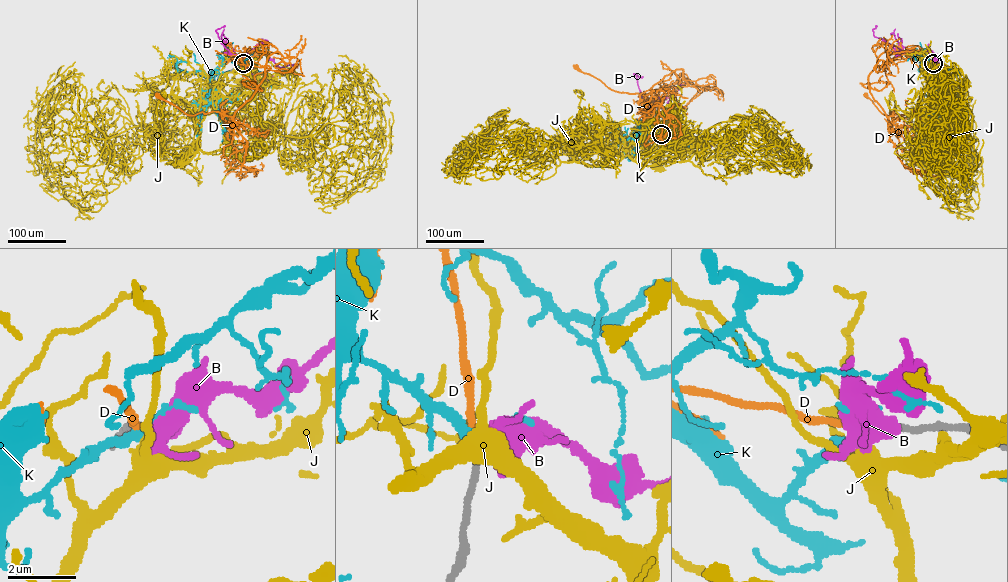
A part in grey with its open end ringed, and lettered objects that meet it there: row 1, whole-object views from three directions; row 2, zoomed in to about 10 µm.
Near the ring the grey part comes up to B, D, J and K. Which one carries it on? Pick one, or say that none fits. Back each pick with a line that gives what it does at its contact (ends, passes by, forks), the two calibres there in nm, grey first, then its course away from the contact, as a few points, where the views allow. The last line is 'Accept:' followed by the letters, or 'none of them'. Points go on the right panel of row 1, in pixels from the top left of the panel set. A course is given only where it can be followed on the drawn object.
D: it ends | 200/190 nm | via (933, 63), (920, 50), (884, 52), (868, 86), (887, 116), (892, 115), (883, 114), (866, 95)
Accept: D

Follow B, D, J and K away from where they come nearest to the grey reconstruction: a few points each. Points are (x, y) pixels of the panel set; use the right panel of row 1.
B: (933, 63), (927, 56), (910, 52), (901, 51), (896, 56), (893, 46), (883, 39)
D: (933, 63), (920, 50), (884, 52), (868, 86), (887, 116), (892, 115), (883, 114), (866, 95)
J: (933, 64), (936, 70), (931, 73), (945, 75), (955, 96), (954, 85), (961, 94), (957, 86), (966, 82)
K: (933, 63), (954, 86), (947, 70), (957, 73)

